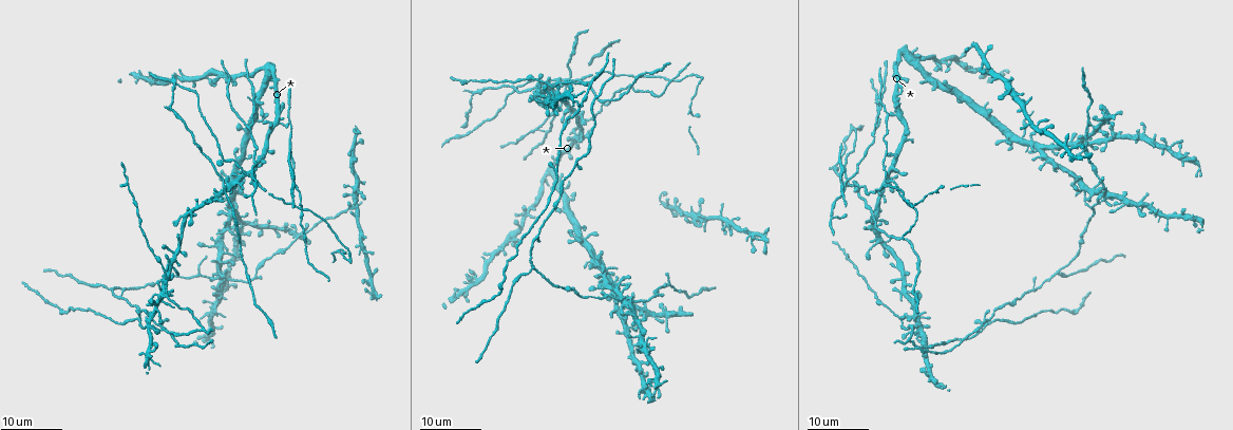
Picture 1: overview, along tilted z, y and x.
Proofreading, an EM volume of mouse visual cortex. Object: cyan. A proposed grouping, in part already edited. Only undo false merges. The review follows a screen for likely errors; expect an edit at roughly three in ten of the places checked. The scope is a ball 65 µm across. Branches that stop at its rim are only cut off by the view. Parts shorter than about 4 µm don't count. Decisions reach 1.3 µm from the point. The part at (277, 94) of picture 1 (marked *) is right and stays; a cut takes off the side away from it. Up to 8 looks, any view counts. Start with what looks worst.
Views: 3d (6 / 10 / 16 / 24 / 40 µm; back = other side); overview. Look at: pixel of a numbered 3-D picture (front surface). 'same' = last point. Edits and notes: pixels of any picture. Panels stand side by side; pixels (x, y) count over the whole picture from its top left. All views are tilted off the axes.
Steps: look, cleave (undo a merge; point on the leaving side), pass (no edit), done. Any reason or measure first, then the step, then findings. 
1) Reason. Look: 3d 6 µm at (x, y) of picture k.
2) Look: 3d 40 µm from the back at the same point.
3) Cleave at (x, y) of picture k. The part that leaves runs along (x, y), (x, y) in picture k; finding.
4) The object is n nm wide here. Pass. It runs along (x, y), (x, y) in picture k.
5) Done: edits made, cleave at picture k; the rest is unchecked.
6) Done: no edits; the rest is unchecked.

Three arms meet. Look: 3d 24 µm at (860, 193) of picture 1.

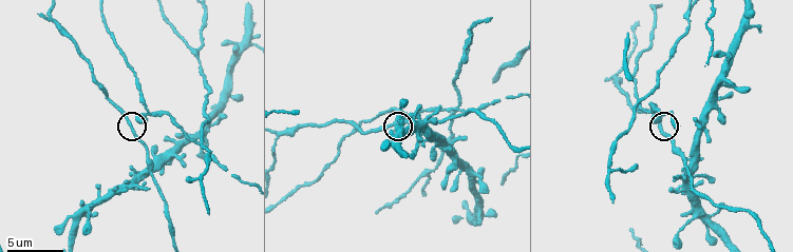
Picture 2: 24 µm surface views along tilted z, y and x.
Zoom in. Look: 3d 6 µm at (660, 126) of picture 2.

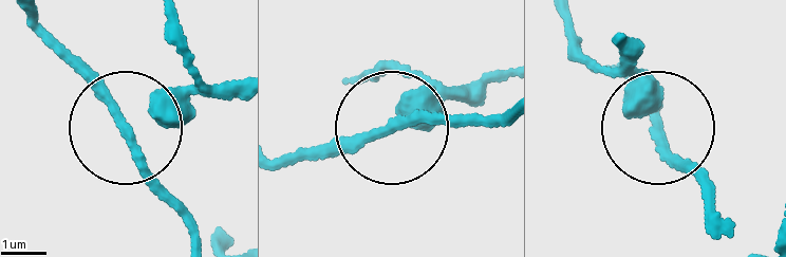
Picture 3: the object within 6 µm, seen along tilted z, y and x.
Pass. It runs along (191, 238), (111, 107), (48, 43) in picture 3; all the same neuron.

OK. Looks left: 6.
Two arms in line, one across. Look: 3d 24 µm at (880, 188) of picture 1.

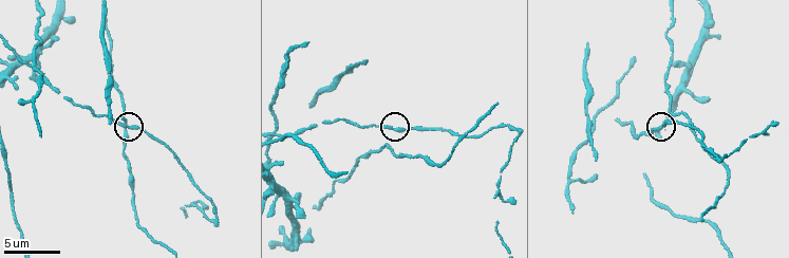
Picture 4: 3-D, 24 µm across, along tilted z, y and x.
Look: 3d 6 µm at (392, 127) of picture 4.

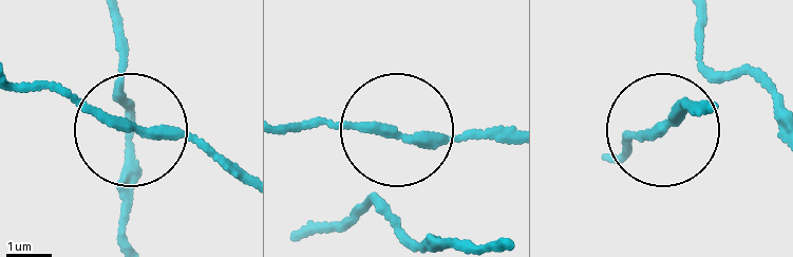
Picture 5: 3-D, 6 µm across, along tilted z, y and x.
3 arms meet here. Pass. All the same neuron.

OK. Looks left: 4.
Look: 3d 16 µm at (644, 172) of picture 4.

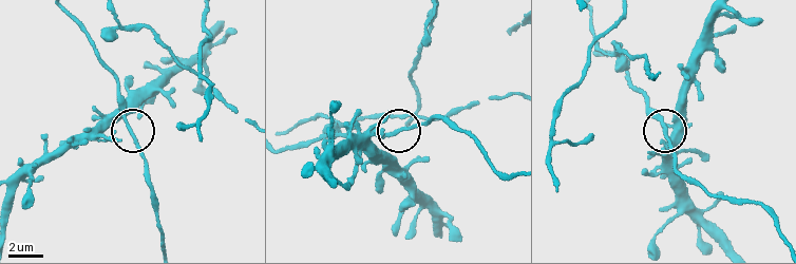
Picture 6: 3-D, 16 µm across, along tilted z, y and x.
The side arm is 30 µm long. Pass. It runs along (441, 236), (423, 203), (371, 142), (380, 133), (429, 121) in picture 6; continuous, no second neuron.

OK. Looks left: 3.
Arms part here. Look: 3d 24 µm at (1058, 274) of picture 1.

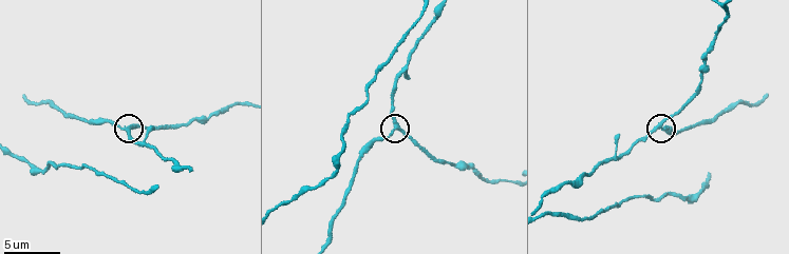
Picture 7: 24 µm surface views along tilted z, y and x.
Zoom in. Look: 3d 6 µm at (657, 128) of picture 7.

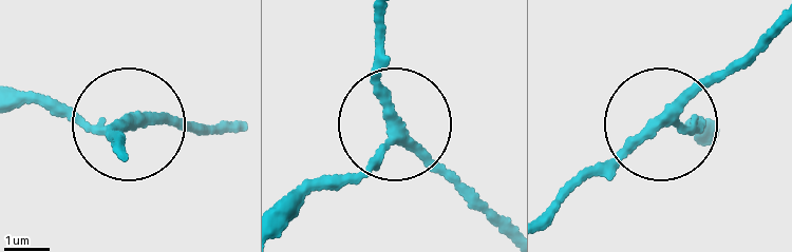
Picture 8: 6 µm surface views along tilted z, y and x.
The side arm is 21 µm long. Pass. It runs along (502, 230), (397, 138), (284, 213) in picture 8; continuous, no second neuron.

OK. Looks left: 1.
Done: no edits; the rest is unchecked.

